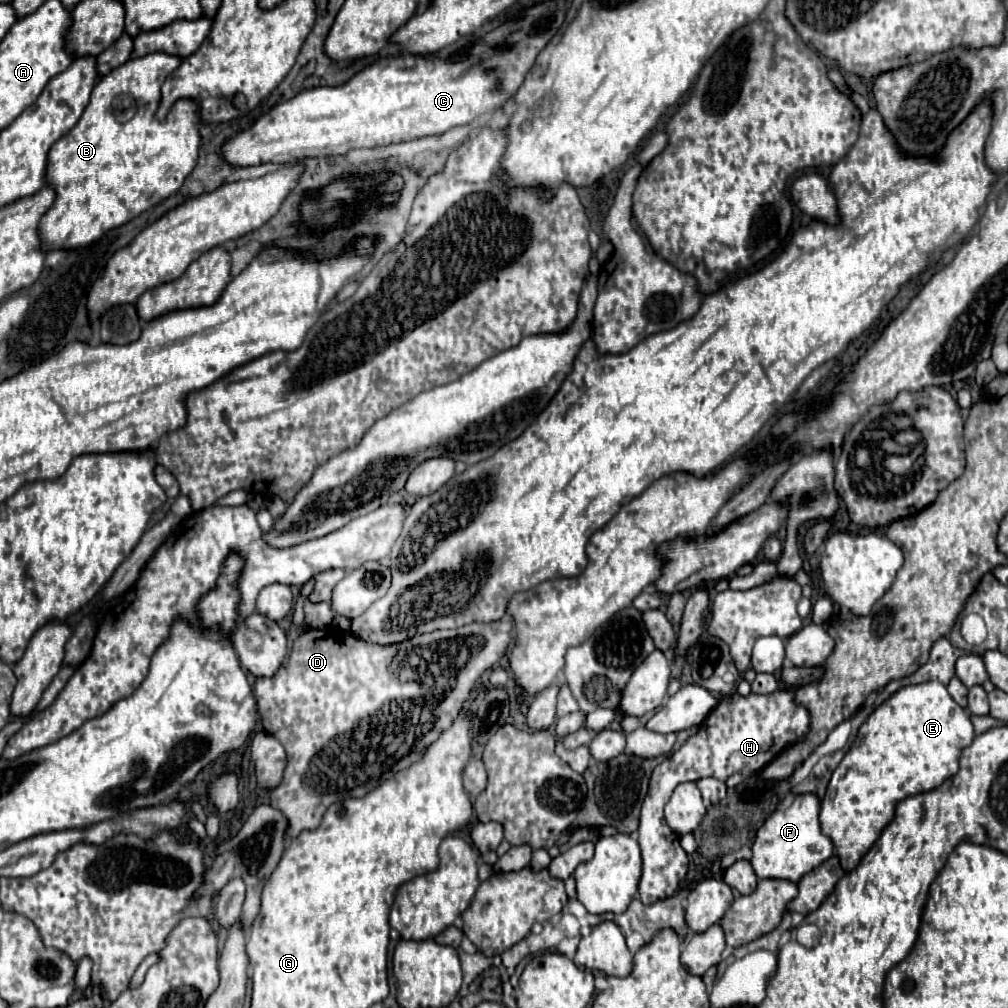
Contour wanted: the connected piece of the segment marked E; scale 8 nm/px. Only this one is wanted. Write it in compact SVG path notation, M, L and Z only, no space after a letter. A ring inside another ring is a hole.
M939 681L907 685L893 693L869 715L869 719L859 729L857 741L833 771L827 793L821 801L821 829L827 837L831 837L845 871L853 871L859 865L861 857L871 849L881 831L893 819L895 805L899 801L931 791L959 771L959 755L971 745L973 737L975 733L969 715L953 701L953 697L947 693L947 687Z

